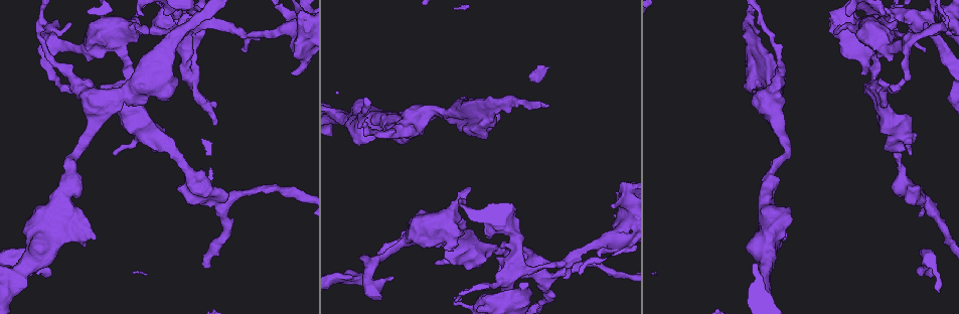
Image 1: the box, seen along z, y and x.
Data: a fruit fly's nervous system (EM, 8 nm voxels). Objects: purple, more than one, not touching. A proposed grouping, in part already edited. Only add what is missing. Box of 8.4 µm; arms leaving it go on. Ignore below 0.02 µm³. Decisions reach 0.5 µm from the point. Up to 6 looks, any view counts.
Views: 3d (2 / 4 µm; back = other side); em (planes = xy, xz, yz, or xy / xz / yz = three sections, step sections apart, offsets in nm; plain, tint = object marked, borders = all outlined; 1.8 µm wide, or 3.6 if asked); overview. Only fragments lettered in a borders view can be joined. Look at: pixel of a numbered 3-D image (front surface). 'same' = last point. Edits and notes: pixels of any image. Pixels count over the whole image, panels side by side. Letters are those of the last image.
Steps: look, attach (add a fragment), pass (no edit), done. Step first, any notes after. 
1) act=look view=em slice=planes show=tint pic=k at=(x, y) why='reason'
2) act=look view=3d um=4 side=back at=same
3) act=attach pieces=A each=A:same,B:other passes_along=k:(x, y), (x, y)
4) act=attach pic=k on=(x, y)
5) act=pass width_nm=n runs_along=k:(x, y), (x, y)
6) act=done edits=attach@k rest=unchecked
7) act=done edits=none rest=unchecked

act=look view=em slice=planes show=borders pic=1 at=(175, 187) why='an open end'

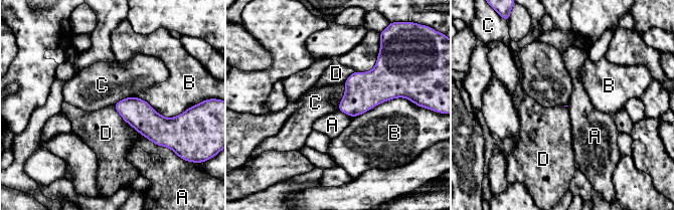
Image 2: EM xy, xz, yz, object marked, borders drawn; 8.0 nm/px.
act=pass each=A:other,B:other,C:other,D:other border=2:(113, 106), (117, 113), (138, 132) found='no lettered fragment goes on from it'

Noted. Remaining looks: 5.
act=look view=3d um=4 pic=1 at=(51, 274) why='an open end'

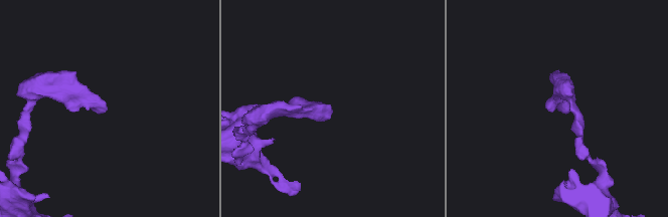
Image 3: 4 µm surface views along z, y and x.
act=look view=em um=3.6 slice=xz step=4 show=borders pic=3 at=(104, 108) why='shape alone is not enough'

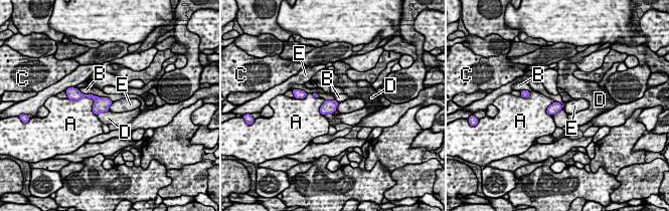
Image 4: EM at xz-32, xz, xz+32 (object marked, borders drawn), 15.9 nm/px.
act=pass width_nm=160 each=A:other,B:other,C:other,D:other,E:other border=4:(113, 101), (109, 110) found='no lettered fragment goes on from it'

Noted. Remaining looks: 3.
act=look view=3d um=4 pic=1 at=(361, 143) why='thick end'

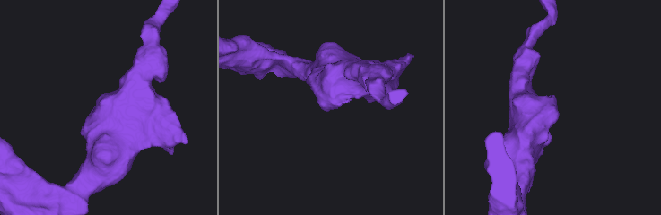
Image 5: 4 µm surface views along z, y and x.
act=look view=em um=3.6 slice=yz step=4 show=borders pic=5 at=(326, 111) why='now the EM'

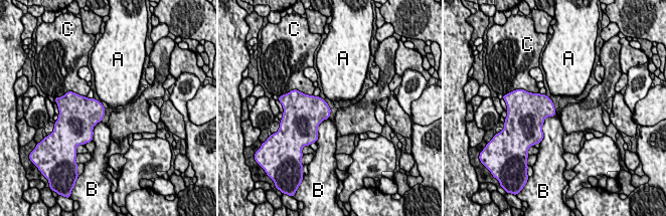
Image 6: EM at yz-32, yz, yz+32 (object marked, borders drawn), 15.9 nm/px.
act=pass each=A:other,B:other,C:other border=6:(555, 111), (544, 119), (539, 142) found='none of them fits'

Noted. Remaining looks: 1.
act=done edits=none rest=unchecked

